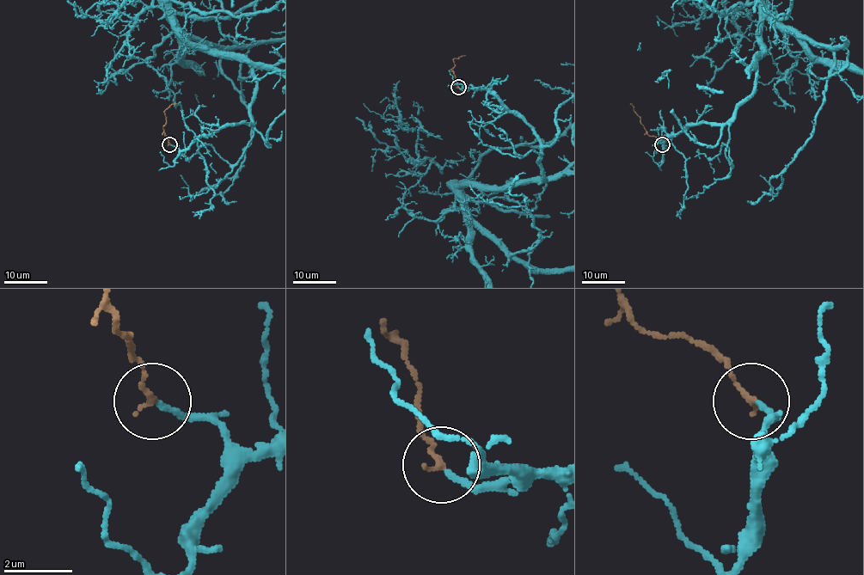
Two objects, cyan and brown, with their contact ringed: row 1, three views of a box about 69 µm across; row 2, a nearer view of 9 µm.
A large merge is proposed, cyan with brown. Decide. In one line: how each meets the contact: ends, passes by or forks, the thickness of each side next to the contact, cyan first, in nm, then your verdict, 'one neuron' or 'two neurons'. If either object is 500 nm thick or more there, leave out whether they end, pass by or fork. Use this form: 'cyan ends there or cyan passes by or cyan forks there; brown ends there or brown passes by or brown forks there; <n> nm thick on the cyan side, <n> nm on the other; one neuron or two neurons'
cyan ends there; brown ends there; 160 nm thick on the cyan side, 170 nm on the other; one neuron

